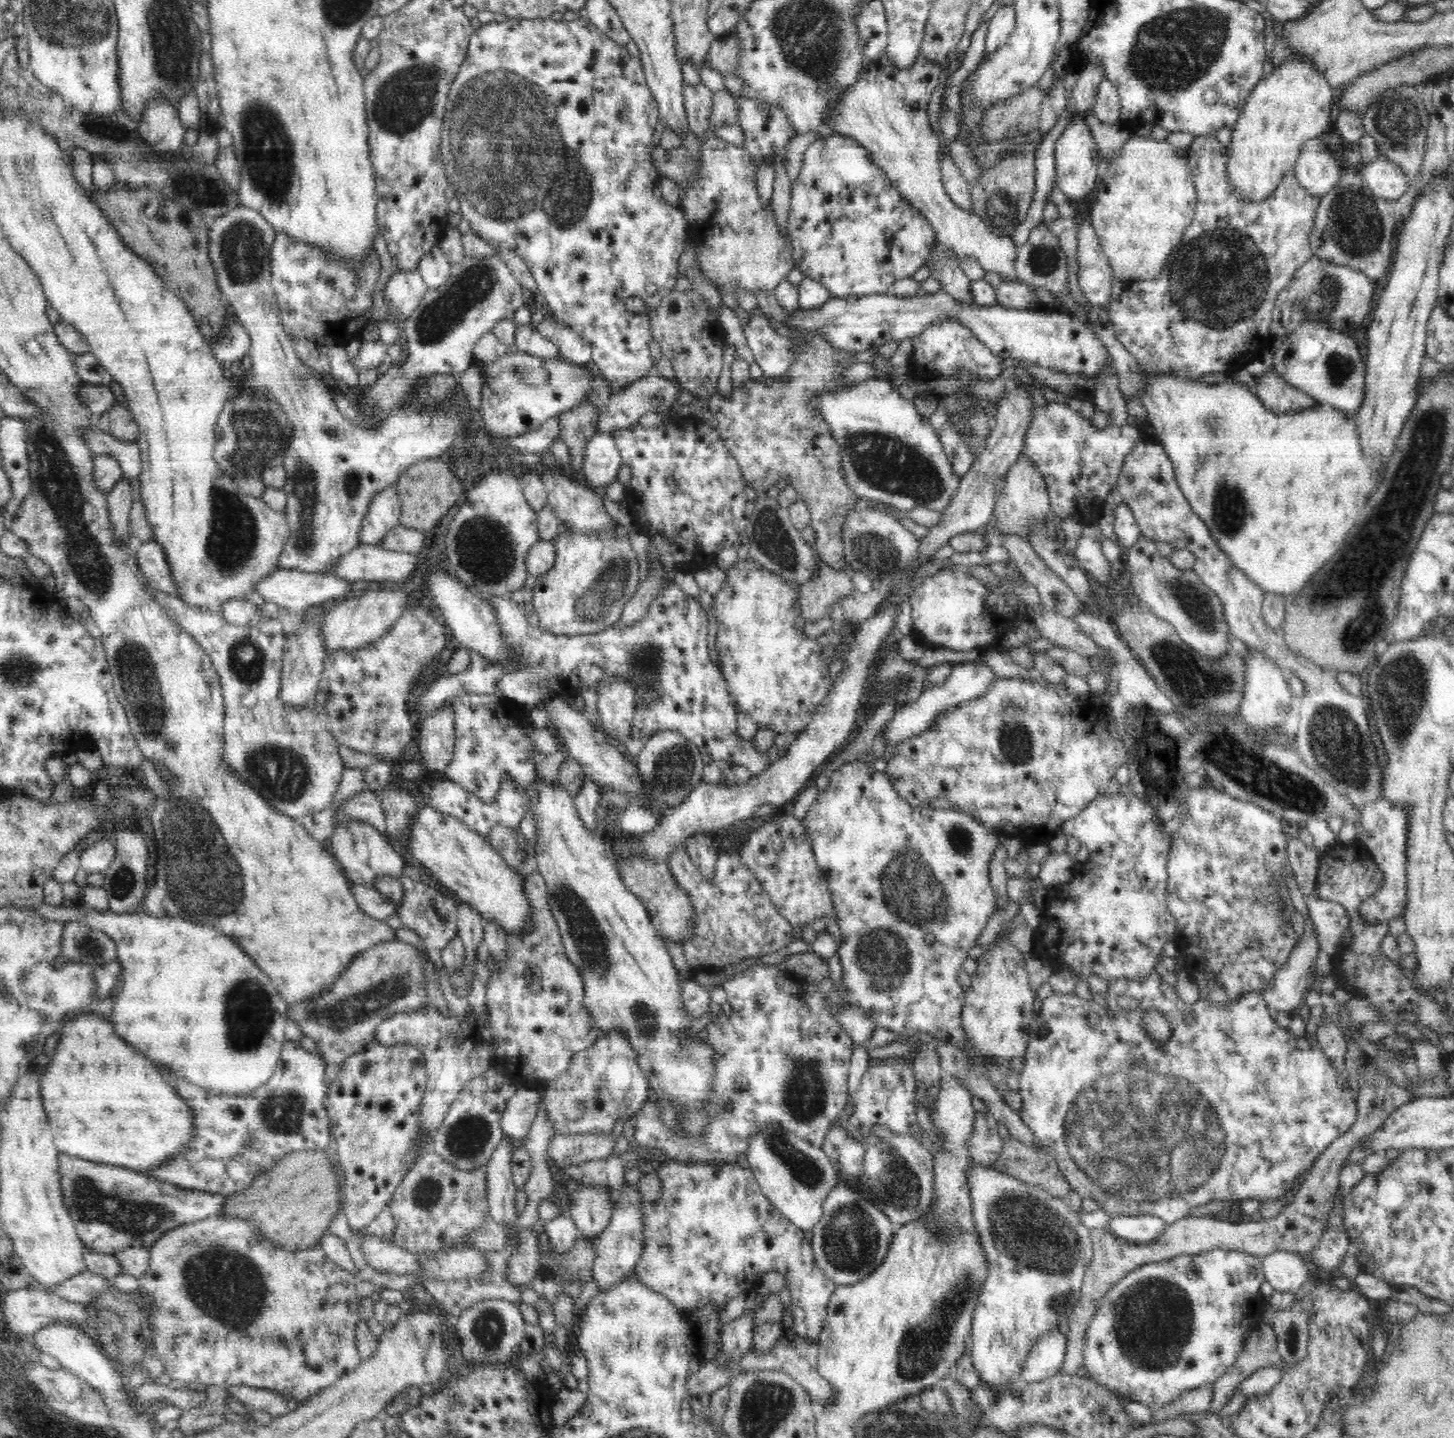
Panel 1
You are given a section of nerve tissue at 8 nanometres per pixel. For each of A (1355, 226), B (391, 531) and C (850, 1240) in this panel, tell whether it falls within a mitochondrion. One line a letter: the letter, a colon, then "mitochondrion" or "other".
A: mitochondrion
B: other
C: mitochondrion

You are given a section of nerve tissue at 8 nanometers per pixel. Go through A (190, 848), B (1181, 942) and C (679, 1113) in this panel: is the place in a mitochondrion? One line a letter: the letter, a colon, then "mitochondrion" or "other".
A: mitochondrion
B: other
C: mitochondrion

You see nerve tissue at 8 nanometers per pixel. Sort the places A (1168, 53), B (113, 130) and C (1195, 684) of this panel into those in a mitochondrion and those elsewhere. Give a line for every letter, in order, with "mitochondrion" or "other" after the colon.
A: mitochondrion
B: mitochondrion
C: mitochondrion

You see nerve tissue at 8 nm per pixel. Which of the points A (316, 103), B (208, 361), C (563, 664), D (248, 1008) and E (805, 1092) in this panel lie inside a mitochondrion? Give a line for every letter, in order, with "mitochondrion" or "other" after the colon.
A: other
B: other
C: other
D: mitochondrion
E: mitochondrion

